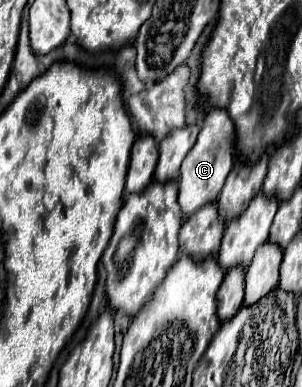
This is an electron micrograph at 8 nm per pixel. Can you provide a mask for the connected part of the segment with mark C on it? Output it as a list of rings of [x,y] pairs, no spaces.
[[[219,108],[207,110],[205,124],[199,132],[199,138],[181,166],[179,206],[185,218],[193,216],[203,204],[217,200],[231,166],[233,166],[233,122],[225,110]]]

